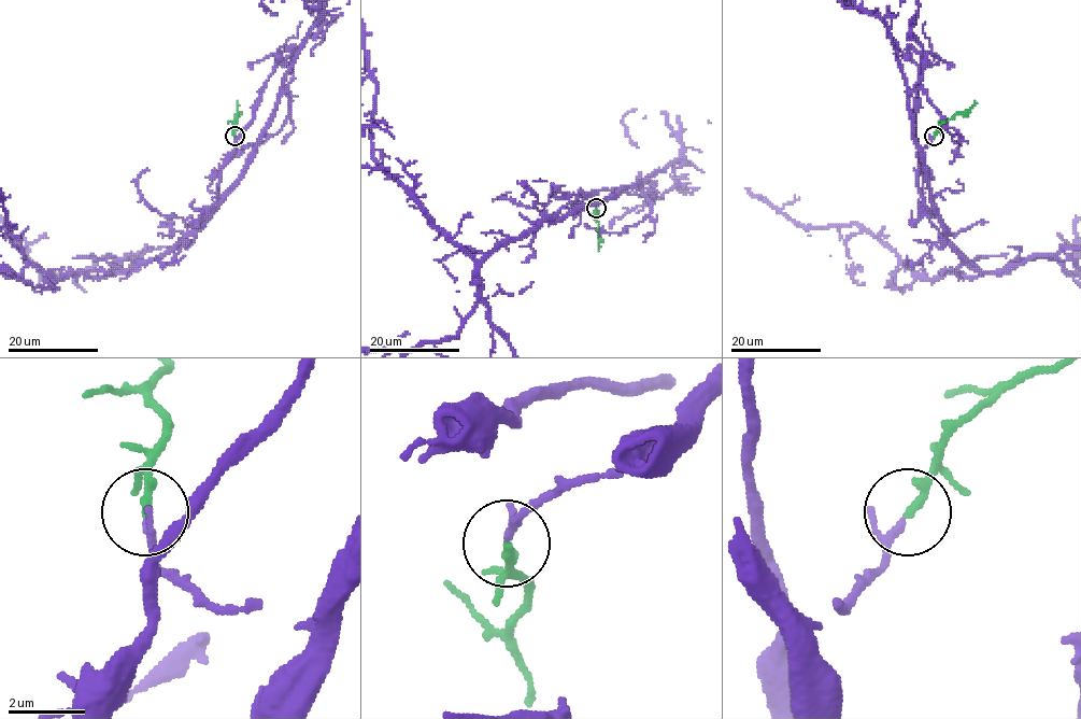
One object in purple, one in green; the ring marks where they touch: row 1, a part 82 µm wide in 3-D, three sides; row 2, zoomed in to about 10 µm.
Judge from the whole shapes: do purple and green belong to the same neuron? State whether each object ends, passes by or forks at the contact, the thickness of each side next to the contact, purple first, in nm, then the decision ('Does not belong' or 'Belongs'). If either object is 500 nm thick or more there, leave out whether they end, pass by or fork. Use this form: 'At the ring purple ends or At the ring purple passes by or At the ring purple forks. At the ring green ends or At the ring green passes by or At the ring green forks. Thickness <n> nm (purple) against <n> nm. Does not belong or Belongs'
At the ring purple passes by. At the ring green ends. Thickness 160 nm (purple) against 240 nm. Belongs

